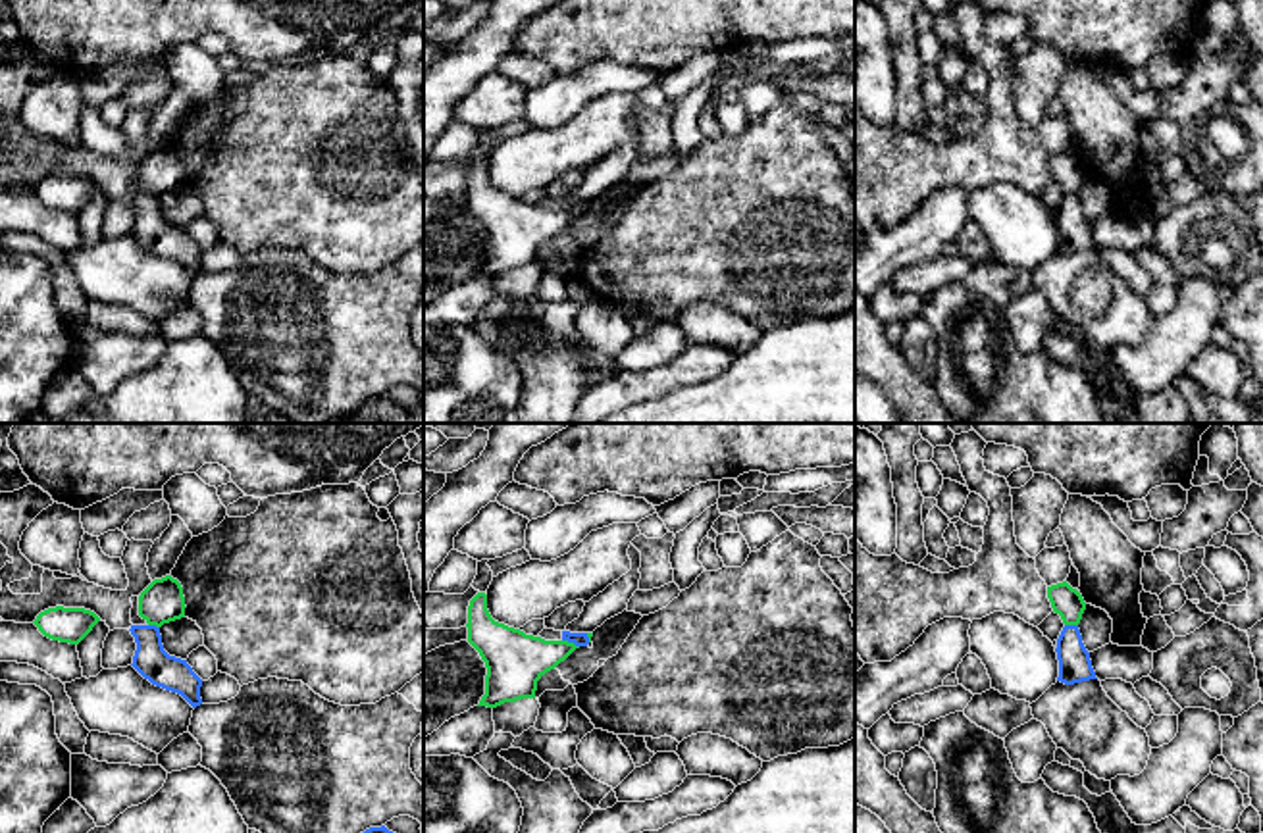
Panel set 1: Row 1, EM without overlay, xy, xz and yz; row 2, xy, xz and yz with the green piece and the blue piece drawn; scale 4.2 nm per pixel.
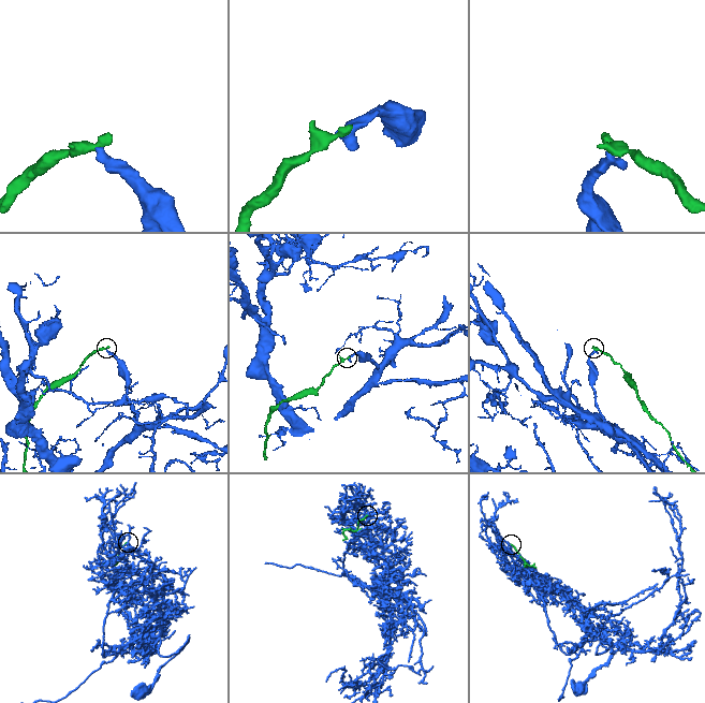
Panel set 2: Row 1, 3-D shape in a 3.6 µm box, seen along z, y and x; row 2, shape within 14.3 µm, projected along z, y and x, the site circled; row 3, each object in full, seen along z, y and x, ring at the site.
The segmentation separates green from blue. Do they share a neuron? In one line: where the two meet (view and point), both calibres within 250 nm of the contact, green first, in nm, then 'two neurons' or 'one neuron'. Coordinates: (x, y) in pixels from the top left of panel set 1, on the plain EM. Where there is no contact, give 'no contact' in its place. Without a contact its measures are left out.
xz (570, 212) | 240/60 nm | two neurons

